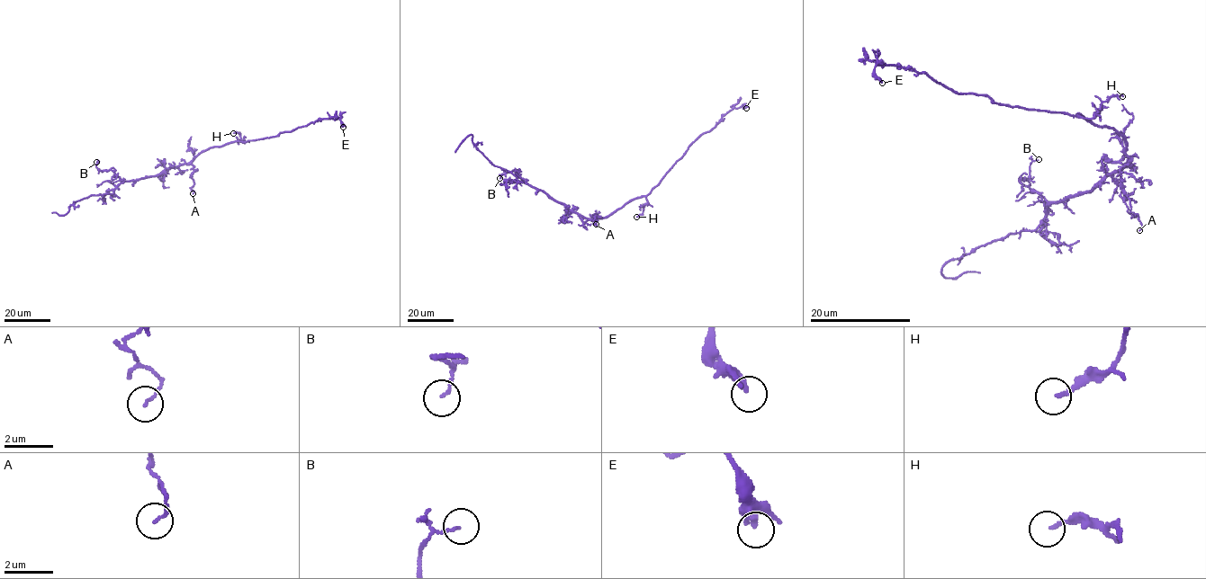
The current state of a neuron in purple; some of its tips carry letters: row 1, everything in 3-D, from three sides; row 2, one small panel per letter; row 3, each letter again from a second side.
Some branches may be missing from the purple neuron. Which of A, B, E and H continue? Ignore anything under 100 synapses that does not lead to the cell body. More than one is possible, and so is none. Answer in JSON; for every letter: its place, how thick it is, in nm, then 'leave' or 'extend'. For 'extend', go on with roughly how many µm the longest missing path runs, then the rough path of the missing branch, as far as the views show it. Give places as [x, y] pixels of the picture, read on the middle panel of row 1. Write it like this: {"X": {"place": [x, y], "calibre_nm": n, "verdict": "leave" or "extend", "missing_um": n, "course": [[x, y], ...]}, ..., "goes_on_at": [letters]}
{"A": {"place": [596, 224], "calibre_nm": 100, "verdict": "leave"}, "B": {"place": [499, 178], "calibre_nm": 90, "verdict": "leave"}, "E": {"place": [746, 108], "calibre_nm": 280, "verdict": "leave"}, "H": {"place": [636, 217], "calibre_nm": 150, "verdict": "leave"}, "goes_on_at": []}

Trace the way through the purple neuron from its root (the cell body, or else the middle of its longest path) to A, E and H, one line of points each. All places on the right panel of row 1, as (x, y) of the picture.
A: (1125, 146), (1129, 161), (1120, 168), (1120, 186), (1129, 200), (1130, 211), (1138, 215), (1142, 225), (1139, 230)
E: (1125, 146), (1112, 128), (1081, 114), (1001, 105), (895, 65), (874, 67), (882, 83)
H: (1125, 146), (1125, 140), (1112, 128), (1097, 127), (1077, 114), (1093, 118), (1103, 102), (1122, 96)

